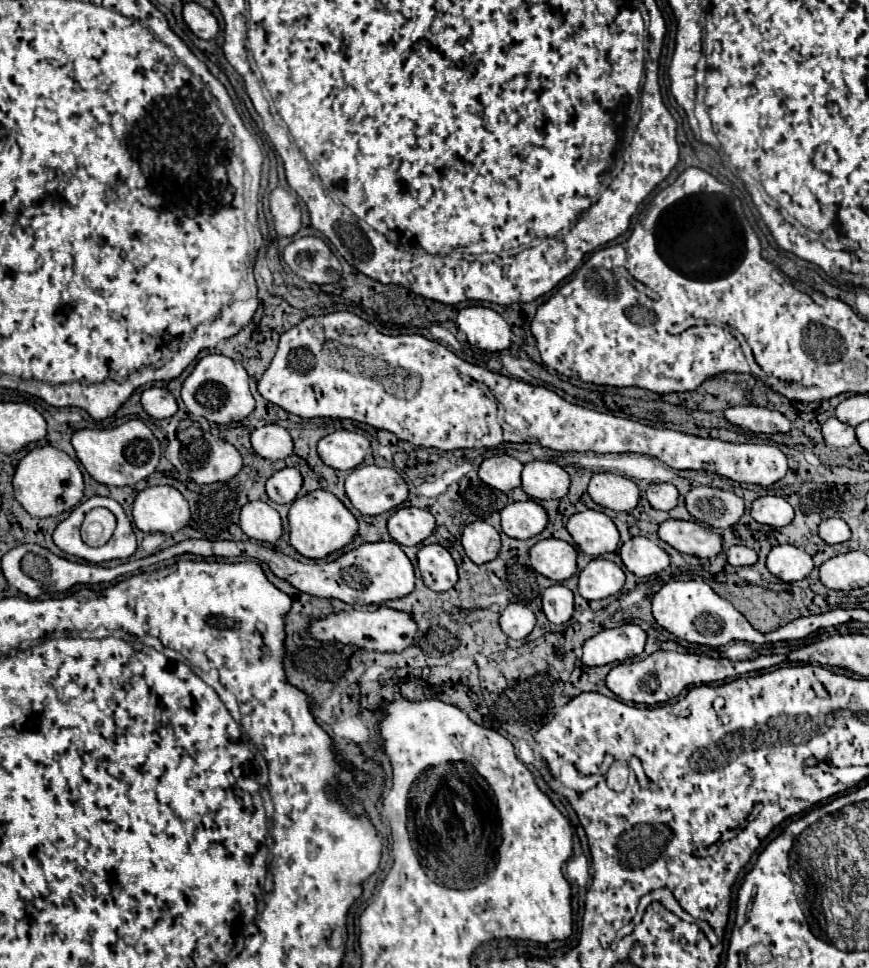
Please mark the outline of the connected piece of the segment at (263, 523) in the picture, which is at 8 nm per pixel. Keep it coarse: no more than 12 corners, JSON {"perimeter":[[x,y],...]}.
{"perimeter":[[248,502],[240,528],[252,540],[276,542],[280,514],[266,502]]}

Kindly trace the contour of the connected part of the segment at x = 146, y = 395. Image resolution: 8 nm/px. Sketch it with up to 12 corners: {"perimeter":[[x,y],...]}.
{"perimeter":[[156,386],[142,392],[142,406],[152,418],[170,418],[176,398]]}

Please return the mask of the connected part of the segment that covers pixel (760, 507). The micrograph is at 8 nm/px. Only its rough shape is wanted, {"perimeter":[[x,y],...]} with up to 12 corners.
{"perimeter":[[762,496],[752,518],[768,526],[786,526],[792,506],[780,496]]}

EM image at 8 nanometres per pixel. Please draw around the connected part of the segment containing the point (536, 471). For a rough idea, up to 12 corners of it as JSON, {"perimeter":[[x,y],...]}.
{"perimeter":[[534,460],[522,470],[522,490],[536,500],[564,498],[568,472]]}

